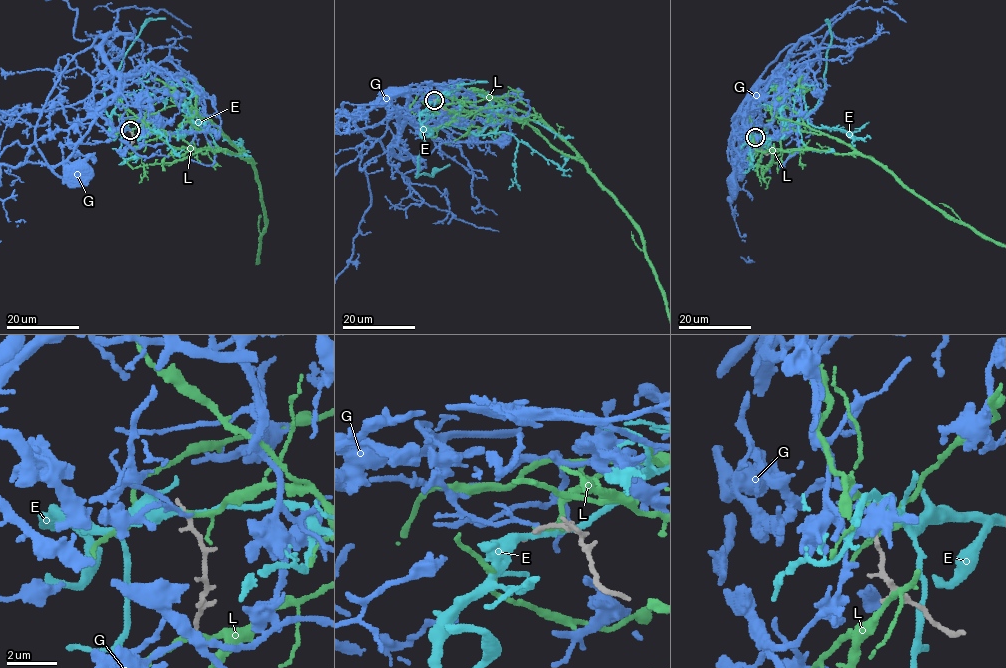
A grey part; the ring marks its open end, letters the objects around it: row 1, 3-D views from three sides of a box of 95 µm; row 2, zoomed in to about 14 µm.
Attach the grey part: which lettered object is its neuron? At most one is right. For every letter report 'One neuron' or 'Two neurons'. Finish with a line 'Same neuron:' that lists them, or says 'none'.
E: Two neurons
G: One neuron
L: Two neurons
Same neuron: G

